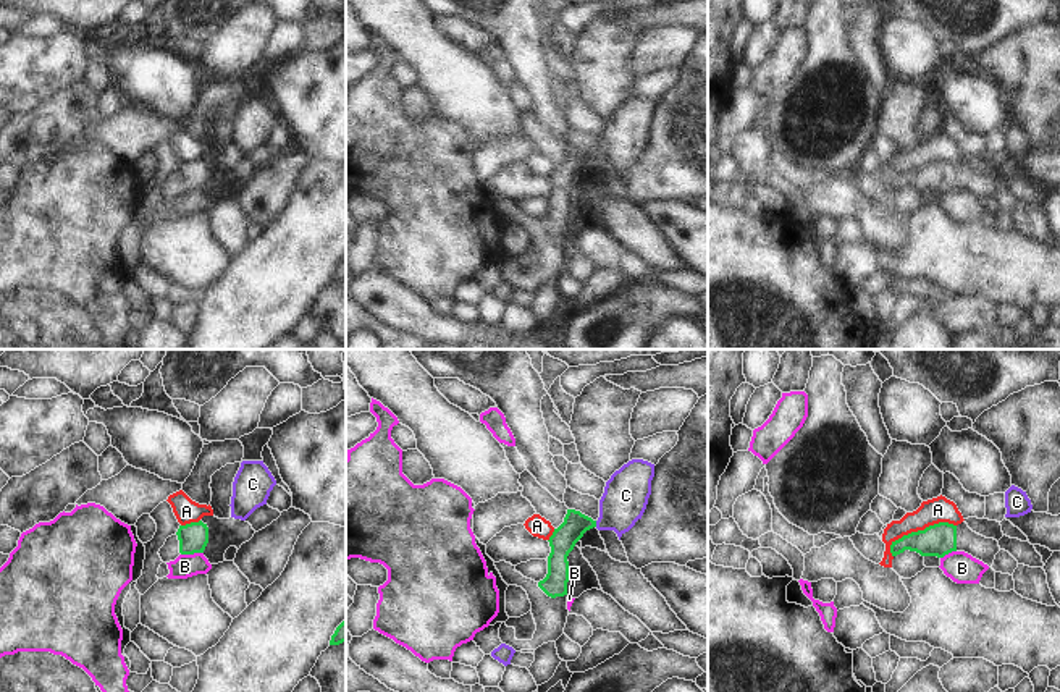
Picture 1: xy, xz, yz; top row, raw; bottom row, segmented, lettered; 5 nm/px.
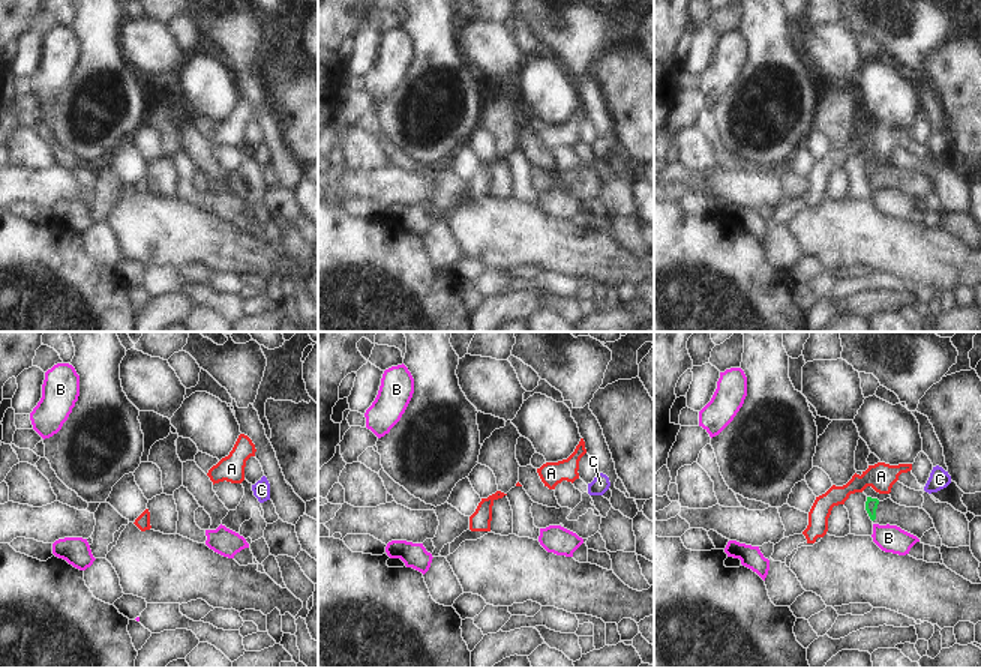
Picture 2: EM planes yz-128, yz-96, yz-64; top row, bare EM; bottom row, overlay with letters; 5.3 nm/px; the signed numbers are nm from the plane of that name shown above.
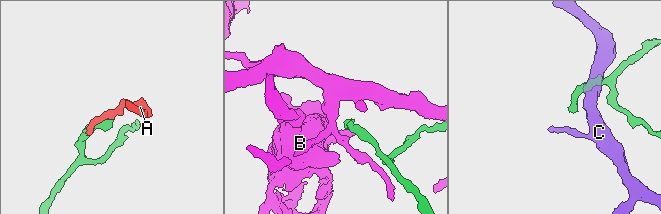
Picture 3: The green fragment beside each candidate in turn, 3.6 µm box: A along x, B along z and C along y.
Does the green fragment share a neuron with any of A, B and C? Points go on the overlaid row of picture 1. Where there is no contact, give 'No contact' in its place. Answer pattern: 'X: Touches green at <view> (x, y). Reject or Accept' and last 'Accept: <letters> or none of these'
A: Touches green at yz (920, 531). Reject
B: Touches green at xy (191, 553). Reject
C: Touches green at xz (595, 524). Reject
Accept: none of these.

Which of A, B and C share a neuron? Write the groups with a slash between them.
A / B / C

